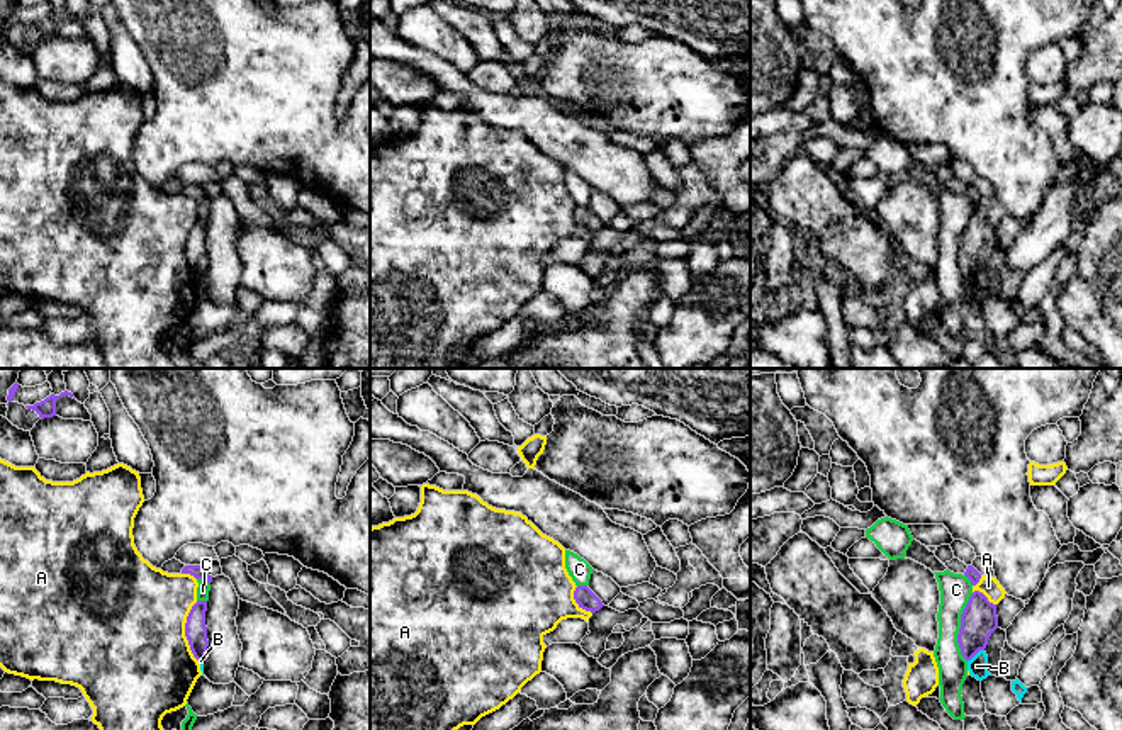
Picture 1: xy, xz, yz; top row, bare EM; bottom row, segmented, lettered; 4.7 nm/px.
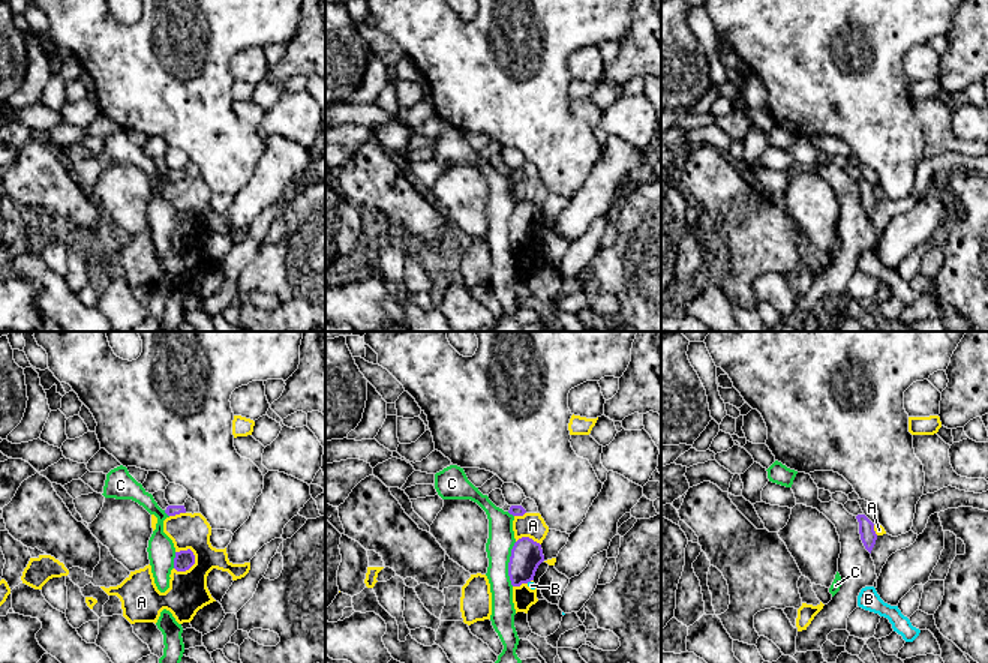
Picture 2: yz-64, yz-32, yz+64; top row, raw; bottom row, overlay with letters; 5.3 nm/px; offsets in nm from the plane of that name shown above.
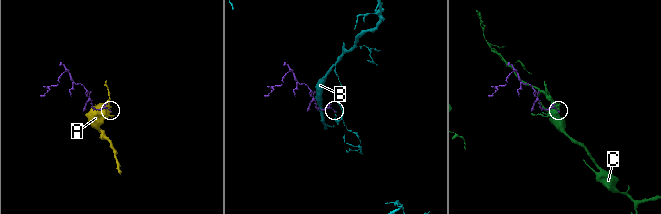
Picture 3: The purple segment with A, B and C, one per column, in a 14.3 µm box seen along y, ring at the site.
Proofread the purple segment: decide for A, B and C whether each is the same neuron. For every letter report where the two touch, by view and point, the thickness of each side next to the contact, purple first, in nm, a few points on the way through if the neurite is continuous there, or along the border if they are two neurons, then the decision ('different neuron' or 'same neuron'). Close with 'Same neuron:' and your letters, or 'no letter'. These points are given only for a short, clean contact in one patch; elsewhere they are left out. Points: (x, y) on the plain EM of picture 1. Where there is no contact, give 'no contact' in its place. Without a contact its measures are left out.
A: contact xy (185, 252); calibres 110 and 500 nm; different neuron
B: contact yz (975, 274); calibres 170 and 90 nm; border yz (983, 269), (968, 280); different neuron
C: contact yz (961, 247); calibres 170 and 150 nm; border yz (973, 213), (961, 235), (958, 253), (958, 267), (966, 280); different neuron
Same neuron: no letter

